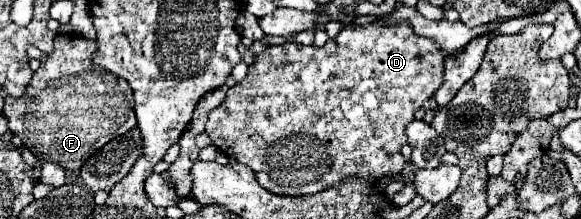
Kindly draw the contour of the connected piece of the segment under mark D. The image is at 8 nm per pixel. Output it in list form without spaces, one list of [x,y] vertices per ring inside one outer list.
[[[379,20],[369,22],[367,26],[355,26],[355,28],[345,26],[337,34],[337,40],[327,40],[327,44],[321,46],[321,48],[299,46],[299,44],[293,44],[293,42],[287,42],[287,44],[281,44],[281,46],[269,46],[261,54],[255,54],[255,62],[249,66],[247,76],[241,82],[237,82],[233,88],[229,88],[225,100],[215,110],[209,112],[205,132],[209,134],[209,138],[213,140],[213,146],[219,152],[223,152],[225,156],[249,166],[255,172],[255,178],[257,178],[259,186],[263,186],[265,190],[269,190],[271,194],[277,194],[277,196],[317,194],[317,192],[323,192],[327,188],[333,188],[333,186],[341,184],[349,176],[355,176],[355,178],[361,178],[369,184],[375,184],[377,180],[381,180],[385,176],[401,174],[403,168],[407,166],[405,158],[401,156],[401,146],[407,144],[407,138],[405,138],[403,130],[409,122],[413,122],[415,110],[419,110],[425,100],[433,98],[433,94],[441,86],[441,82],[443,82],[443,62],[445,62],[445,54],[441,54],[441,48],[433,40],[415,36],[413,30],[409,30],[409,26],[385,26]]]

